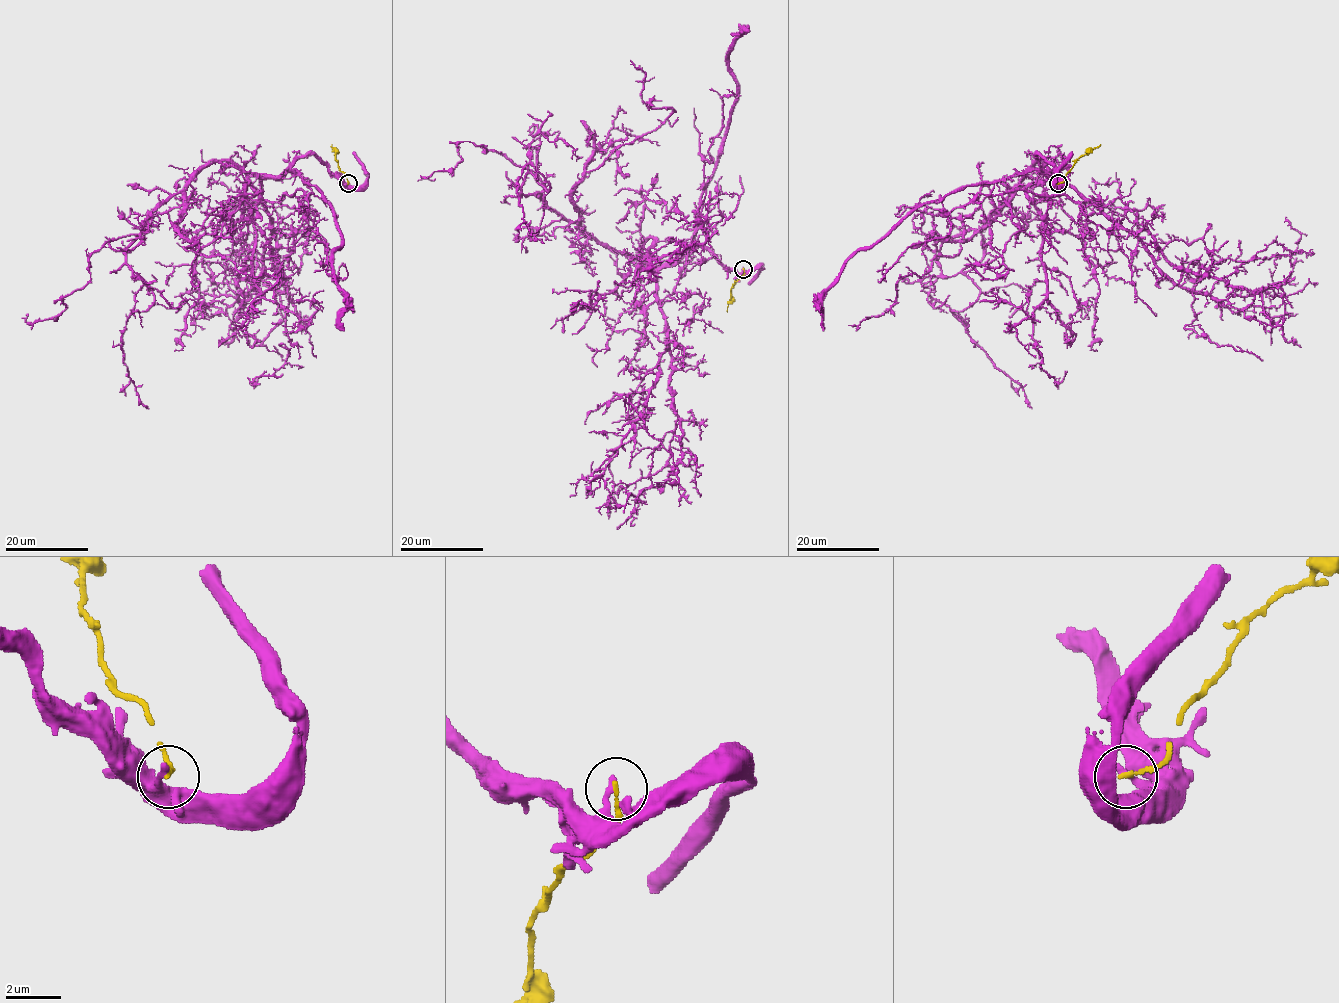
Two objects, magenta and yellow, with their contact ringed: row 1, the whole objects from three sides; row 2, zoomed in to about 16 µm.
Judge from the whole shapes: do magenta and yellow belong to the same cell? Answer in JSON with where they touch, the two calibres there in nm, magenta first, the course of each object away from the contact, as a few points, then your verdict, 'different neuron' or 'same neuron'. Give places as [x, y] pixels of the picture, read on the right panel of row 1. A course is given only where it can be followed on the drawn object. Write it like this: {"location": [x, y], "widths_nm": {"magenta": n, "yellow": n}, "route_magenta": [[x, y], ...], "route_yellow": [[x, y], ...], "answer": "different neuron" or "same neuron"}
{"location": [1058, 183], "widths_nm": {"magenta": 280, "yellow": 150}, "route_magenta": [[1057, 184], [1039, 155], [1054, 174], [1040, 161], [987, 221], [962, 272], [977, 300], [952, 314], [1031, 408]], "route_yellow": [[1057, 184], [1063, 182], [1077, 160], [1100, 144]], "answer": "different neuron"}

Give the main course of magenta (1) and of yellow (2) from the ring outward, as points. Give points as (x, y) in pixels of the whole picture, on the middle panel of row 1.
1: (743, 269), (613, 251), (521, 194), (530, 173), (549, 189), (527, 164), (519, 204), (544, 243)
2: (744, 269), (744, 274), (731, 289), (727, 312)

